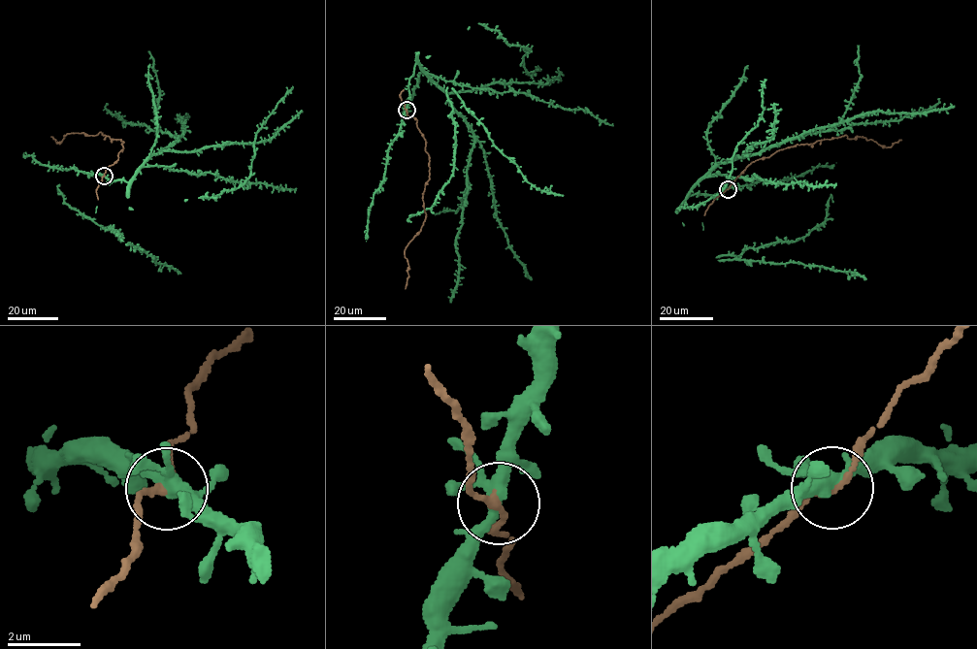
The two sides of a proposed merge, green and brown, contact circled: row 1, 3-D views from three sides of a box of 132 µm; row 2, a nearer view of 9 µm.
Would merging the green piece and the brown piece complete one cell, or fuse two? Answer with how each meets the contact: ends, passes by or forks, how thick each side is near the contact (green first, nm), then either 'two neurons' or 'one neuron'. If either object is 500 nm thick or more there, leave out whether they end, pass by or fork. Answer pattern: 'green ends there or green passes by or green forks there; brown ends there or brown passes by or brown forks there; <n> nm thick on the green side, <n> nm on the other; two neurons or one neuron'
green forks there; brown passes by; 320 nm thick on the green side, 170 nm on the other; one neuron

